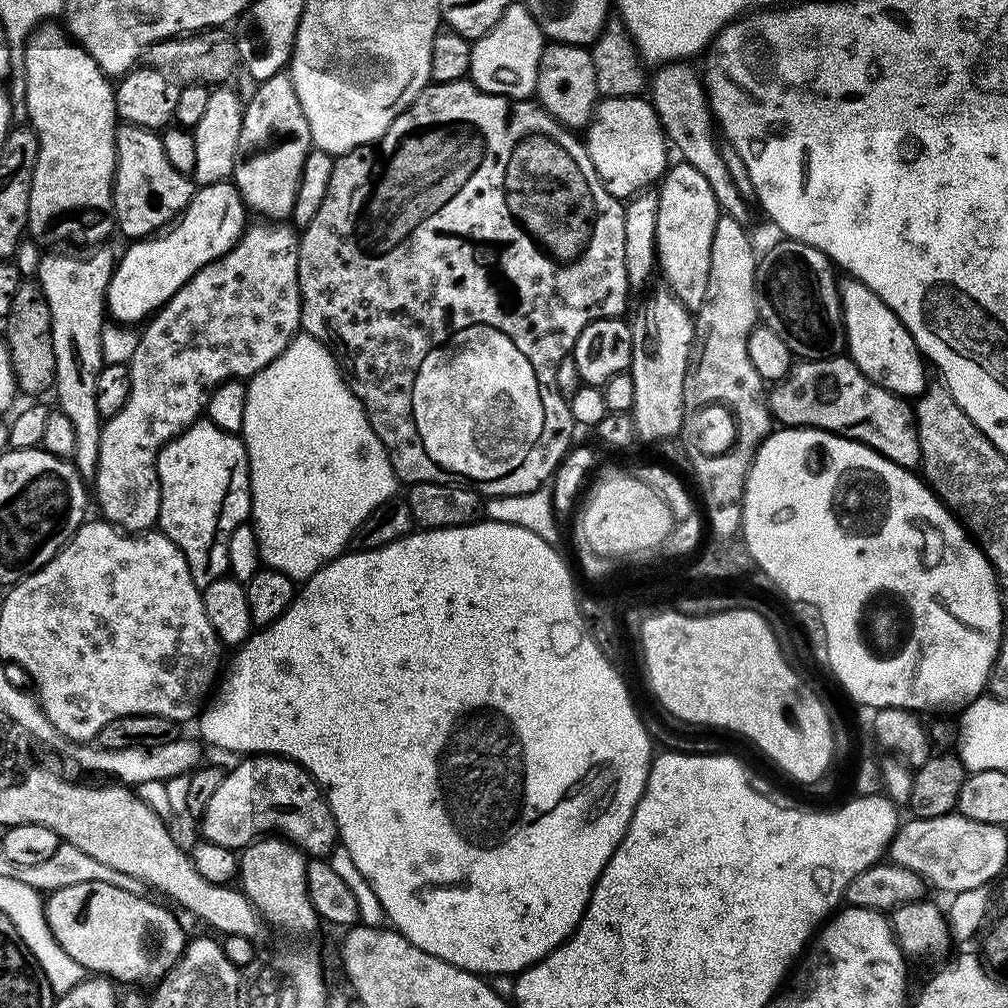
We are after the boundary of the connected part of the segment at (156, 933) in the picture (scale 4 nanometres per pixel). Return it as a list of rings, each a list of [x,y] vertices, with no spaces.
[[[80,882],[78,885],[66,886],[65,889],[58,889],[47,897],[44,906],[44,917],[50,926],[50,930],[54,934],[54,938],[58,942],[58,946],[62,946],[62,950],[66,950],[66,954],[70,954],[70,958],[74,958],[74,962],[78,962],[89,973],[99,974],[105,978],[111,978],[113,981],[128,984],[124,986],[136,986],[139,980],[152,980],[151,982],[159,982],[164,979],[164,976],[174,967],[177,960],[184,954],[185,948],[190,943],[190,936],[184,933],[184,924],[171,912],[171,907],[163,908],[160,904],[155,904],[154,901],[148,900],[147,895],[135,896],[128,894],[125,890],[118,890],[115,886],[110,886],[107,882]]]

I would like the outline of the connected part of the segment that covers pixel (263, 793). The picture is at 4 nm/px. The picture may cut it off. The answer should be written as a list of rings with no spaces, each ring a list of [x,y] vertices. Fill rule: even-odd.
[[[252,754],[237,768],[228,768],[222,786],[214,790],[206,810],[199,817],[203,839],[223,848],[243,850],[254,840],[275,834],[312,856],[331,857],[338,844],[334,814],[315,778],[284,756]]]

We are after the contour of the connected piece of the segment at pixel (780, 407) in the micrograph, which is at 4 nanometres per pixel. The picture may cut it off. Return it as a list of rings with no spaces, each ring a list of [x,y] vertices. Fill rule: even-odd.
[[[847,355],[831,356],[825,360],[800,360],[793,363],[787,376],[775,381],[767,389],[768,411],[772,413],[775,423],[790,428],[817,428],[827,432],[835,432],[848,440],[856,440],[860,444],[870,446],[878,454],[882,454],[890,462],[912,470],[920,463],[920,447],[918,446],[918,430],[914,408],[905,397],[896,396],[890,390],[878,386]]]

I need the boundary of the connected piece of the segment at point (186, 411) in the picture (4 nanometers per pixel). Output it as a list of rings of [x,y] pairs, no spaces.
[[[284,222],[256,223],[260,224],[249,223],[229,252],[202,266],[139,329],[137,345],[127,362],[130,398],[126,398],[118,414],[103,421],[94,481],[94,504],[100,507],[99,515],[122,532],[143,534],[157,527],[160,483],[156,459],[162,446],[201,419],[210,394],[223,380],[247,381],[257,376],[301,331],[297,229]]]

